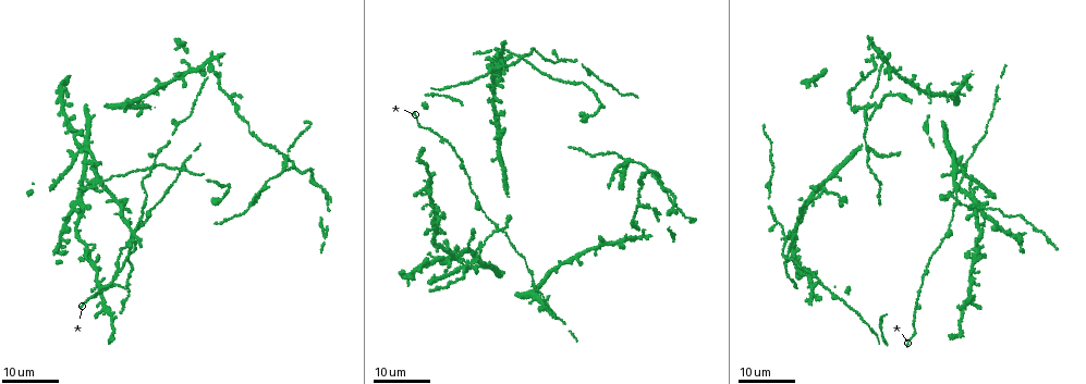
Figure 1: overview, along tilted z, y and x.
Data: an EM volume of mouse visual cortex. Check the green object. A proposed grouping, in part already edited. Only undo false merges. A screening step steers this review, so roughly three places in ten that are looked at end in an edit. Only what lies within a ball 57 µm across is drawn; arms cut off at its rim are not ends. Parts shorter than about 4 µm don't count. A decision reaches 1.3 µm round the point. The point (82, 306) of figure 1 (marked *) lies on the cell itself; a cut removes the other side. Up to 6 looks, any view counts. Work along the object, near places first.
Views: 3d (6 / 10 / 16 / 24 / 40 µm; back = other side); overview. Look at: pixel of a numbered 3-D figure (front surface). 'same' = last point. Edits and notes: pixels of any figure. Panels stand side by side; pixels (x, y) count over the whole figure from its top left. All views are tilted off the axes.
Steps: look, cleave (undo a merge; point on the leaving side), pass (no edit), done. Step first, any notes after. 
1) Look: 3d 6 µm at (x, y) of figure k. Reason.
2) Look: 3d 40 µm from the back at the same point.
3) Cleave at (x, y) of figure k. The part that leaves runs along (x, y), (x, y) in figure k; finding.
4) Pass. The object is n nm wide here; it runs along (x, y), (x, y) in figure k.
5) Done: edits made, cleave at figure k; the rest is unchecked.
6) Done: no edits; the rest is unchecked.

Look: 3d 16 µm at (498, 229) of figure 1. Four or more arms meet.

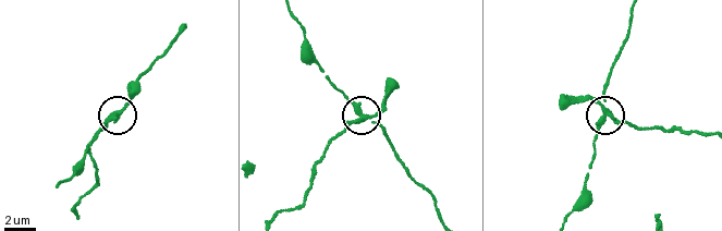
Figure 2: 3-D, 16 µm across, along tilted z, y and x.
Look: 3d 10 µm at (608, 110) of figure 2.

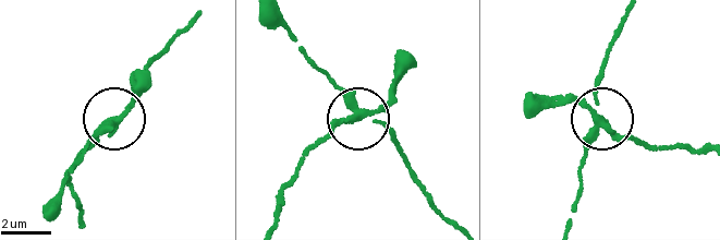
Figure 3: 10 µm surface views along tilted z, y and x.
Cleave at (330, 136) of figure 3. The object is 240 nm wide here; the part that leaves runs along (355, 114), (308, 155), (283, 195), (277, 222) in figure 3; two cells meet here.

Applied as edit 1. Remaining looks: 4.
Look: overview.

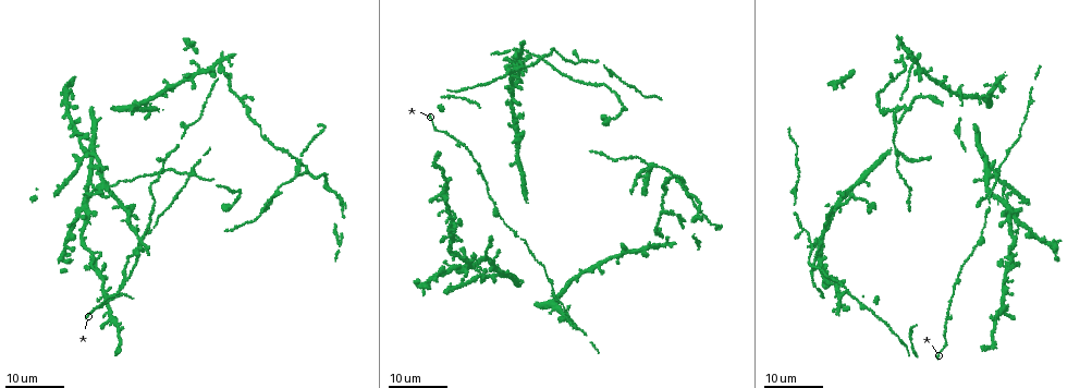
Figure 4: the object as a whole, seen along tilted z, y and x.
Look: 3d 24 µm at (650, 164) of figure 4. Four or more arms meet.

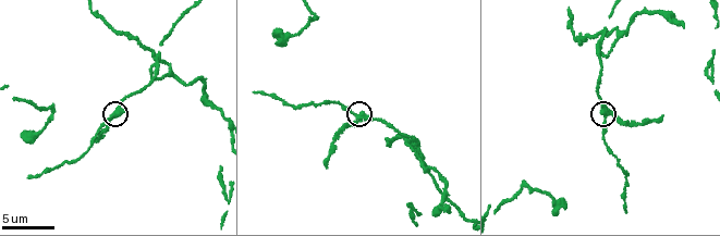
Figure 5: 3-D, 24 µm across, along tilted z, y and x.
Look: 3d 6 µm at (359, 117) of figure 5. Closer look.

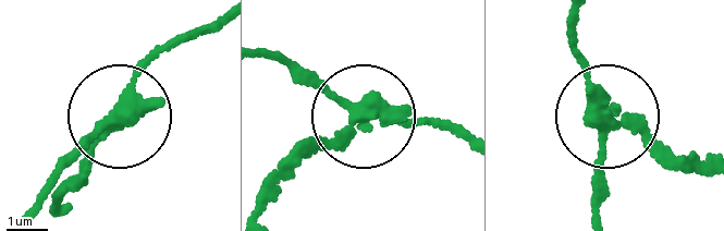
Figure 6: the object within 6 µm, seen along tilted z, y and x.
Look: 3d 6 µm from the back at (355, 114) of figure 6.

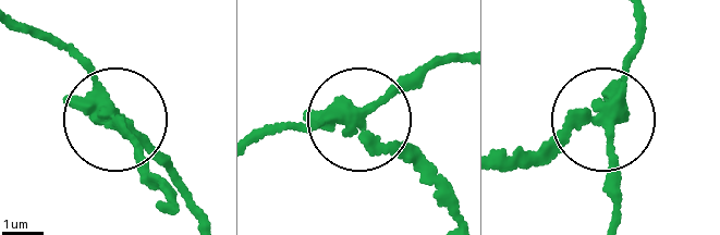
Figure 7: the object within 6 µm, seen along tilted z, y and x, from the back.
Cleave at (142, 147) of figure 7. The side arm is 6 µm long; the part that leaves runs along (353, 119), (451, 218) in figure 7; two cells meet here.

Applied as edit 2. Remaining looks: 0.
Done: edits made, cleave at figure 3, cleave at figure 7; the rest is unchecked.

